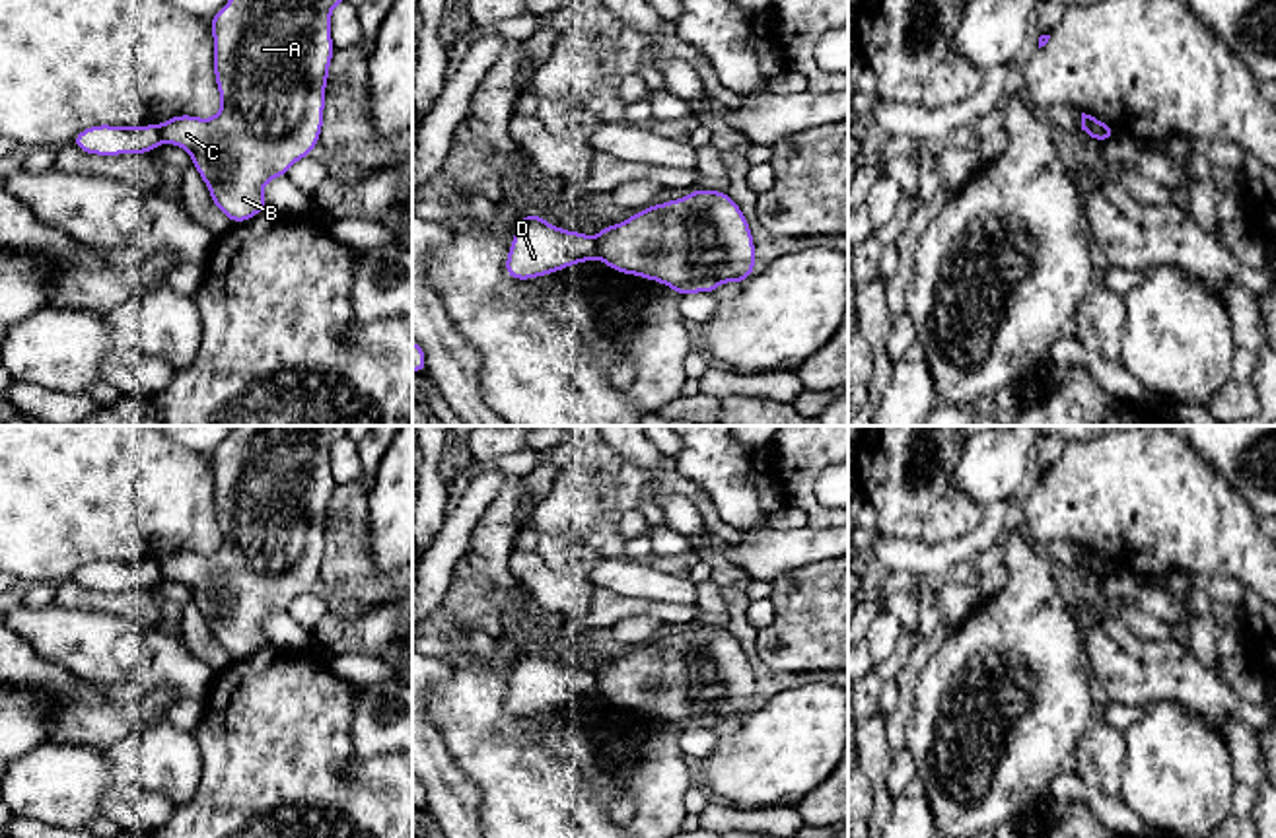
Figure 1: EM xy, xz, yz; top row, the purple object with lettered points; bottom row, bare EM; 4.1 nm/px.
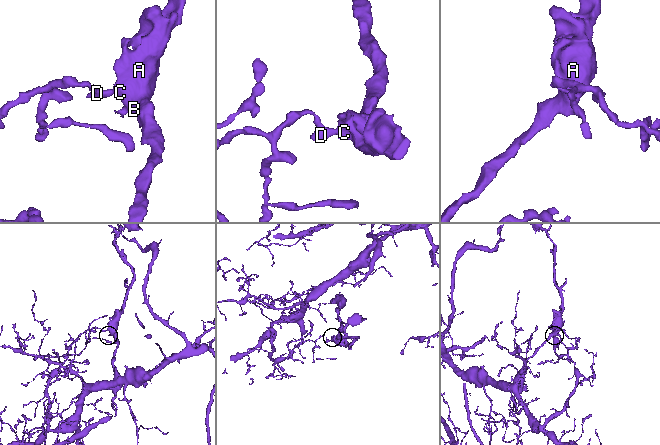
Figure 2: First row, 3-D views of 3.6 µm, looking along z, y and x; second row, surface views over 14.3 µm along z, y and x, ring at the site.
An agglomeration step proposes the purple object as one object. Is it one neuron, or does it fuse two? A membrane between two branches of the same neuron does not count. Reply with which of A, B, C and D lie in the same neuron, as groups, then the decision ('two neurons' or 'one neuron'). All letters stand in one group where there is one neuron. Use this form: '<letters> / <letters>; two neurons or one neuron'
A B C / D; two neurons

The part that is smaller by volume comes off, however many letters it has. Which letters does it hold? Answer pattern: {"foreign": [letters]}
{"foreign": ["A", "B", "C"]}

